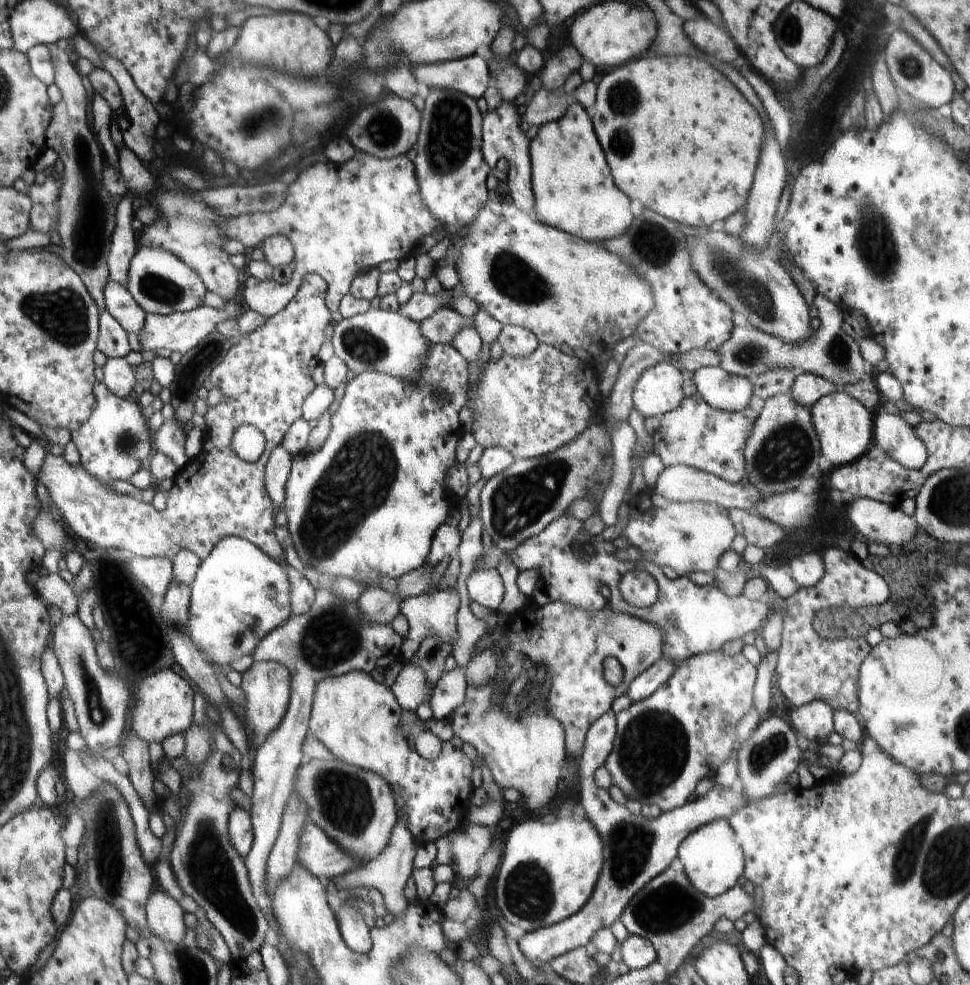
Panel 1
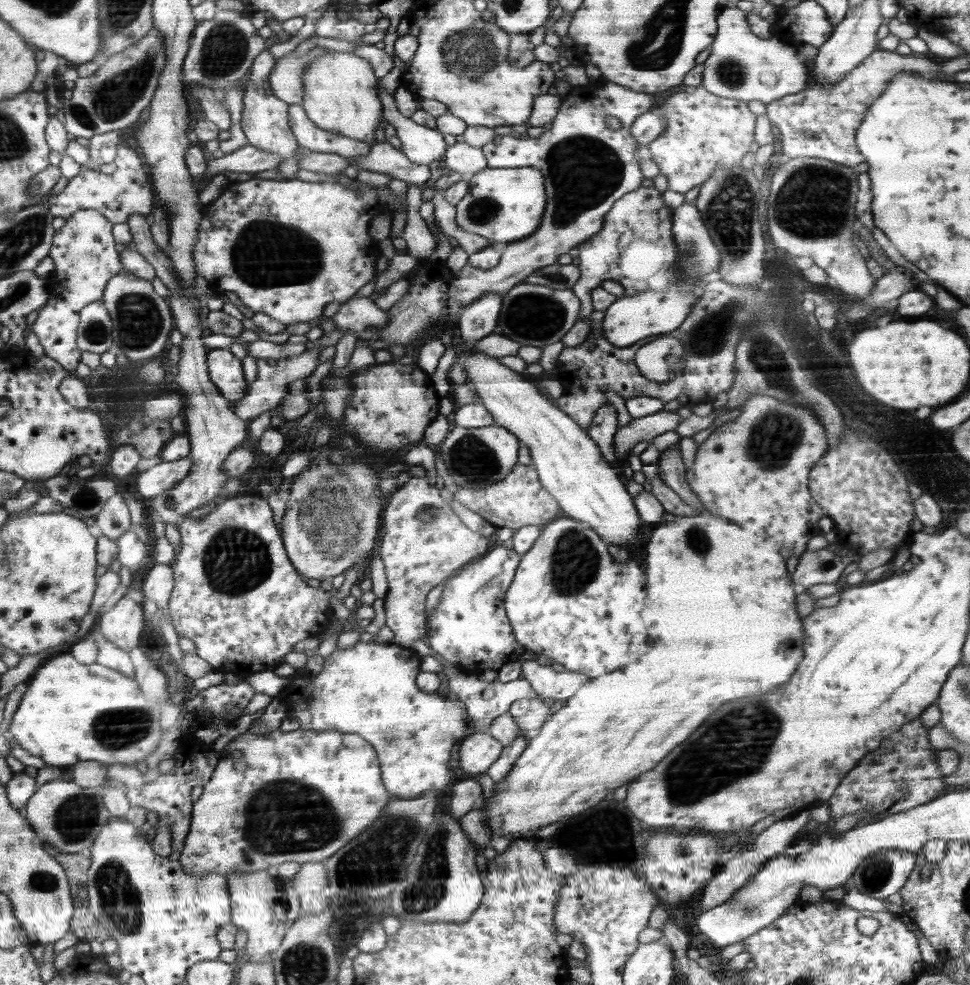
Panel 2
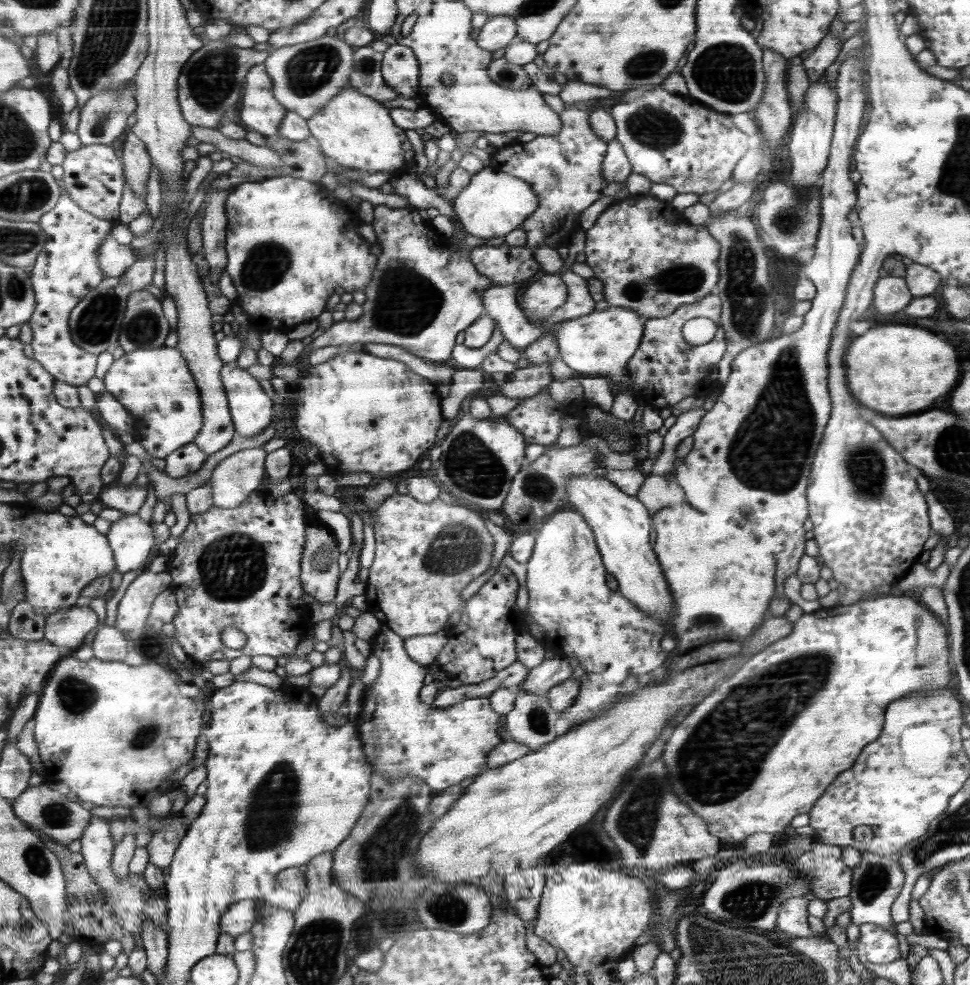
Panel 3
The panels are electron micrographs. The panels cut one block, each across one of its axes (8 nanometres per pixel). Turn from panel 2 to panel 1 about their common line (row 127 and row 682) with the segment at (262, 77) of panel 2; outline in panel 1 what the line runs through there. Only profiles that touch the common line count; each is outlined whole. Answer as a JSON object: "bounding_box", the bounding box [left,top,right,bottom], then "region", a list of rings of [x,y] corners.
{"bounding_box":[242,661,292,744],"region":[[[254,661],[242,676],[242,692],[246,698],[244,704],[247,732],[253,734],[254,744],[266,742],[274,734],[289,710],[292,696],[292,676],[289,668],[275,661]]]}

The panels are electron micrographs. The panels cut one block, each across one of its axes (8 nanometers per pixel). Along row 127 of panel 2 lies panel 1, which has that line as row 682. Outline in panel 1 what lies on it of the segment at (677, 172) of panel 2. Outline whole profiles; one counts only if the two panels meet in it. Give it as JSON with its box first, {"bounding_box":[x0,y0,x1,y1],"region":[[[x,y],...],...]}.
{"bounding_box":[604,649,757,812],"region":[[[725,649],[700,653],[677,664],[676,670],[672,672],[672,676],[670,676],[664,684],[660,685],[656,689],[656,692],[653,692],[648,698],[640,702],[633,702],[628,709],[615,714],[617,729],[616,736],[614,737],[614,746],[612,746],[612,752],[610,752],[610,756],[608,756],[604,764],[611,774],[612,783],[622,790],[628,800],[638,800],[638,802],[643,805],[656,805],[660,808],[661,812],[669,812],[670,810],[674,810],[674,808],[678,809],[678,806],[682,806],[682,804],[687,804],[688,798],[692,796],[692,792],[694,792],[694,788],[696,788],[696,784],[698,784],[704,776],[714,774],[714,772],[712,772],[712,770],[714,770],[714,764],[712,764],[712,760],[710,760],[710,754],[712,754],[712,756],[731,755],[733,750],[730,750],[730,748],[732,748],[732,744],[734,744],[734,740],[736,740],[734,726],[738,724],[738,720],[740,720],[740,718],[748,712],[748,708],[752,706],[752,690],[755,690],[754,680],[757,680],[756,668],[744,658],[744,655],[726,654]]]}

